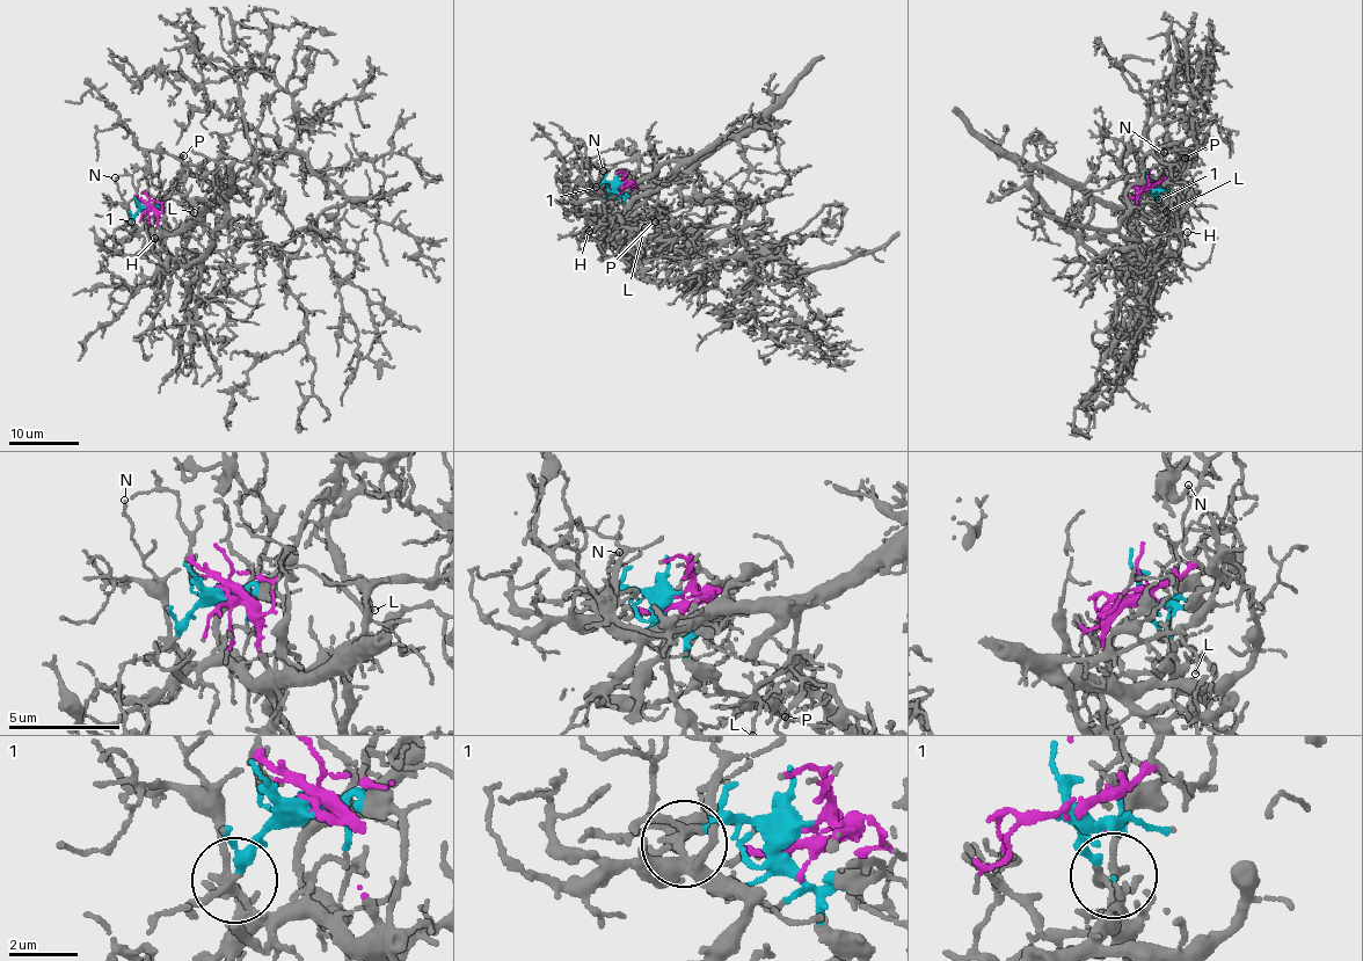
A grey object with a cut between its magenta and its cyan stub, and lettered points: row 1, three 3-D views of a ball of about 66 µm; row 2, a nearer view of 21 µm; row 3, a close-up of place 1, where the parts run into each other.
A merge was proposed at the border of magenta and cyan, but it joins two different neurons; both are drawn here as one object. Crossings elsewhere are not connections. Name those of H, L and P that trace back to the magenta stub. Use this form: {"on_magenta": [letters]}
{"on_magenta": ["H", "L"]}

